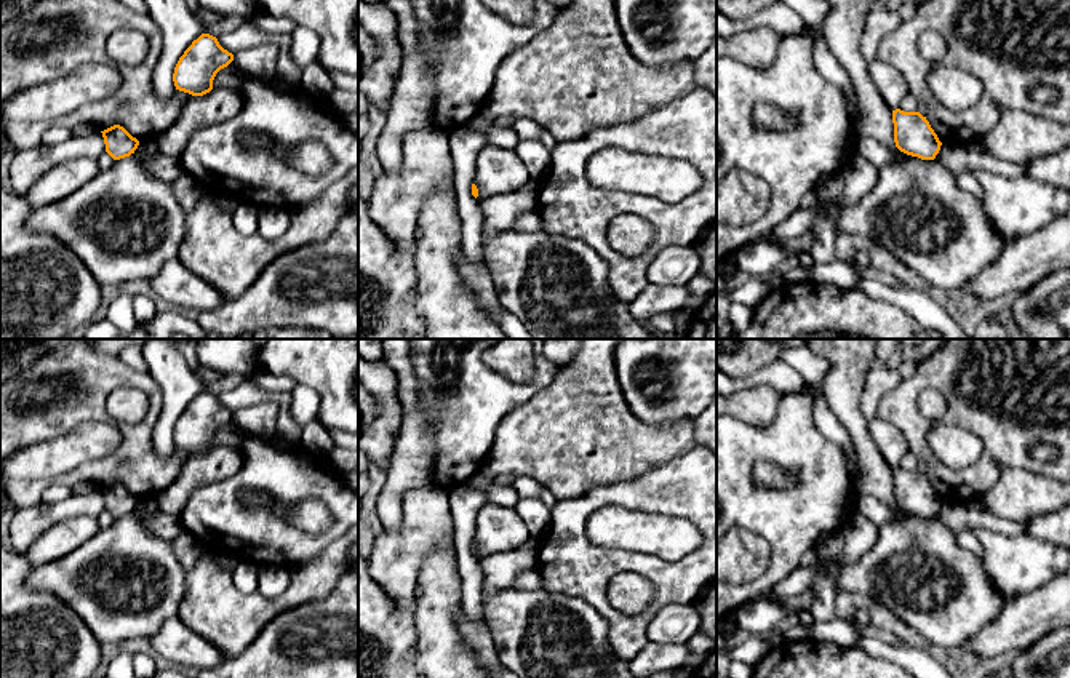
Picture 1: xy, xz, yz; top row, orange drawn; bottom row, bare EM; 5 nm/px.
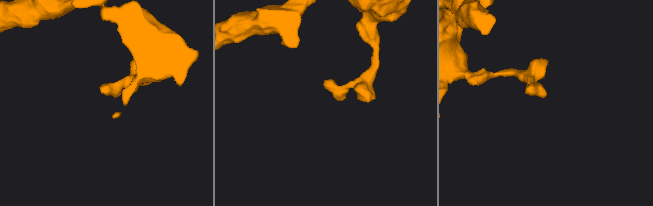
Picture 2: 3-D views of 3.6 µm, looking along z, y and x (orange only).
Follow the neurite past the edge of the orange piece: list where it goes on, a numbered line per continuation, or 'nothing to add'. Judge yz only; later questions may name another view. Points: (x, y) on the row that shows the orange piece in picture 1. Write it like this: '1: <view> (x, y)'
nothing to add

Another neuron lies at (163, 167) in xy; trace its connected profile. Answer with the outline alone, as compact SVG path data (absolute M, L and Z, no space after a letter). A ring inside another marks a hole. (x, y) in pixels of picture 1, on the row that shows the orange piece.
M141 142L134 150L134 154L149 160L152 166L152 173L165 182L173 184L182 173L181 160L171 158L162 152L155 152L150 157L147 157L146 149Z

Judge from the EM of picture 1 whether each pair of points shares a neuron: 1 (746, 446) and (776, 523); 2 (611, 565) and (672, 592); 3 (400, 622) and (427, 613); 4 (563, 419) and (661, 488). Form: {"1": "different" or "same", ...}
{"1": "same", "2": "same", "3": "different", "4": "different"}

